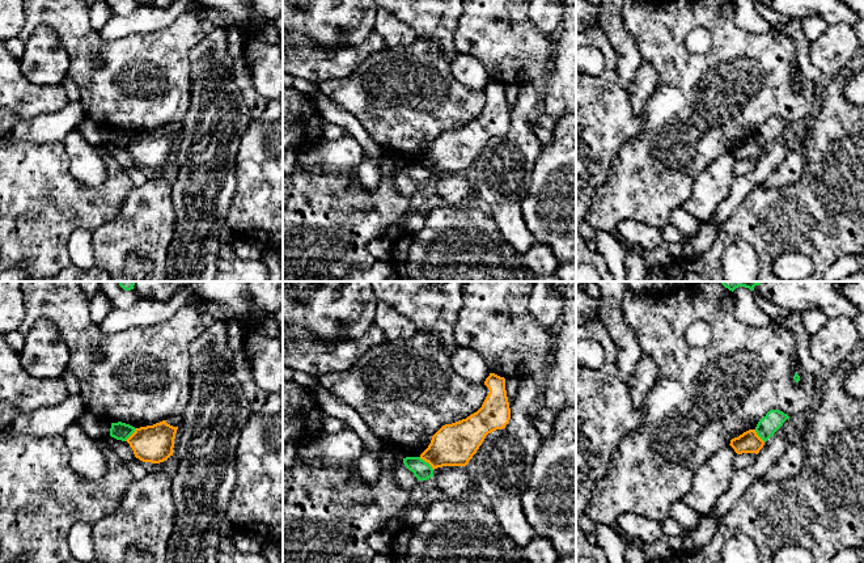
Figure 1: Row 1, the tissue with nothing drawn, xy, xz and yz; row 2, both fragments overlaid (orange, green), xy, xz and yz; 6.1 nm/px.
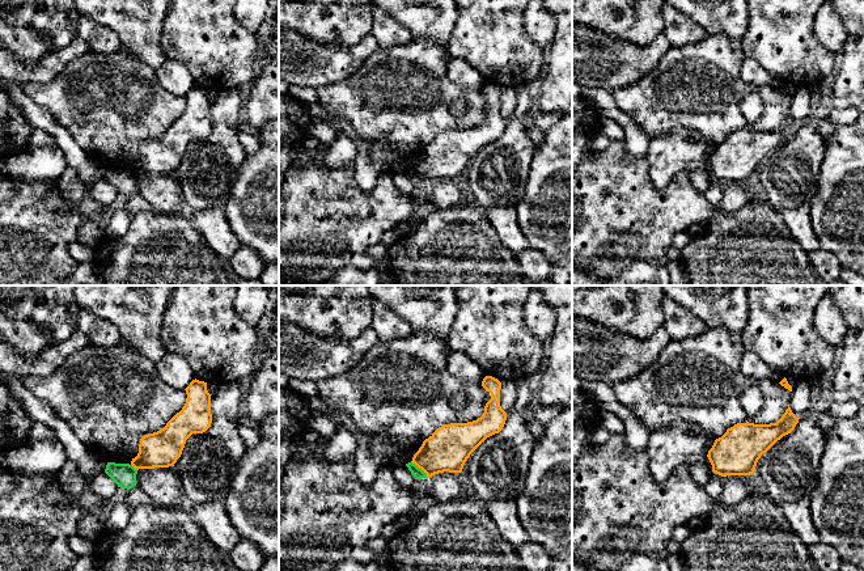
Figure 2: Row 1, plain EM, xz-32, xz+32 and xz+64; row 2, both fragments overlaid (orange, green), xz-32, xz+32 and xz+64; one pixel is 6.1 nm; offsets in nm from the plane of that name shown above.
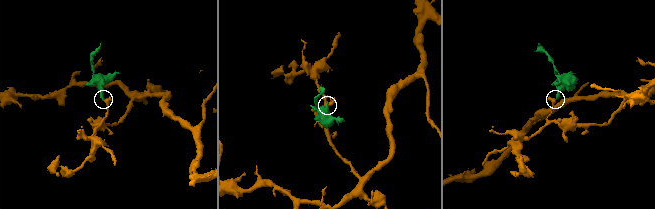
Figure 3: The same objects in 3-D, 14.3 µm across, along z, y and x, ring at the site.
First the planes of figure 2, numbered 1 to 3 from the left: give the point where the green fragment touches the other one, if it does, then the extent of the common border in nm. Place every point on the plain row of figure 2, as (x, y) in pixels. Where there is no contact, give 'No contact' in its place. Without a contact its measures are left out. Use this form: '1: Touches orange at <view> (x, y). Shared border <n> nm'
1: Touches orange at xz-32 (134, 173). Shared border 60 nm
2: Touches orange at xz+32 (419, 174). Shared border 140 nm
3: No contact

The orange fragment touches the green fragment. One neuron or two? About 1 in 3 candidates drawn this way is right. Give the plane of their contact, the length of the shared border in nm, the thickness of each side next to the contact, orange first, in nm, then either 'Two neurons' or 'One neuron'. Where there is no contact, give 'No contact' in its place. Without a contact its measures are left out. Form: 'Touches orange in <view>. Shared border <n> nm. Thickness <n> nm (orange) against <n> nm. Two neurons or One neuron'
Touches orange in xz. Shared border 120 nm. Thickness 260 nm (orange) against 110 nm. Two neurons

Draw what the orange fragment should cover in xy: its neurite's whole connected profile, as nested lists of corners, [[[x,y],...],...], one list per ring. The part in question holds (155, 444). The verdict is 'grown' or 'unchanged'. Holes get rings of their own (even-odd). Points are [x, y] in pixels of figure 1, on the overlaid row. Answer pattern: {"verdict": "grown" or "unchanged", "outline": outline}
{"verdict": "unchanged", "outline": [[[162,420],[153,426],[136,428],[126,441],[140,461],[160,463],[173,456],[177,429],[178,427]]]}

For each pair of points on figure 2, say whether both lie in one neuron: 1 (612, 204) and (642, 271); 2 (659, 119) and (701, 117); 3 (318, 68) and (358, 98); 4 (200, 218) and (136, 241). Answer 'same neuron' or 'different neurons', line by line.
1: different neurons
2: same neuron
3: different neurons
4: different neurons

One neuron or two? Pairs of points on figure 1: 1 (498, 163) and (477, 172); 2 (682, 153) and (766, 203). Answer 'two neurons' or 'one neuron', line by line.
1: one neuron
2: two neurons

